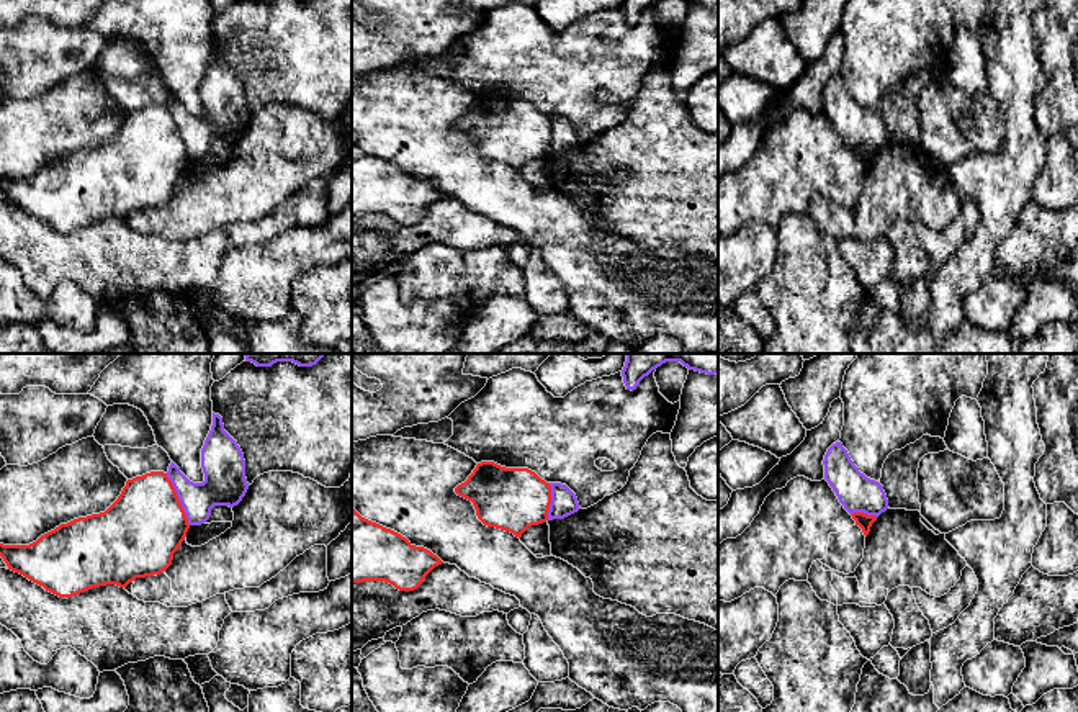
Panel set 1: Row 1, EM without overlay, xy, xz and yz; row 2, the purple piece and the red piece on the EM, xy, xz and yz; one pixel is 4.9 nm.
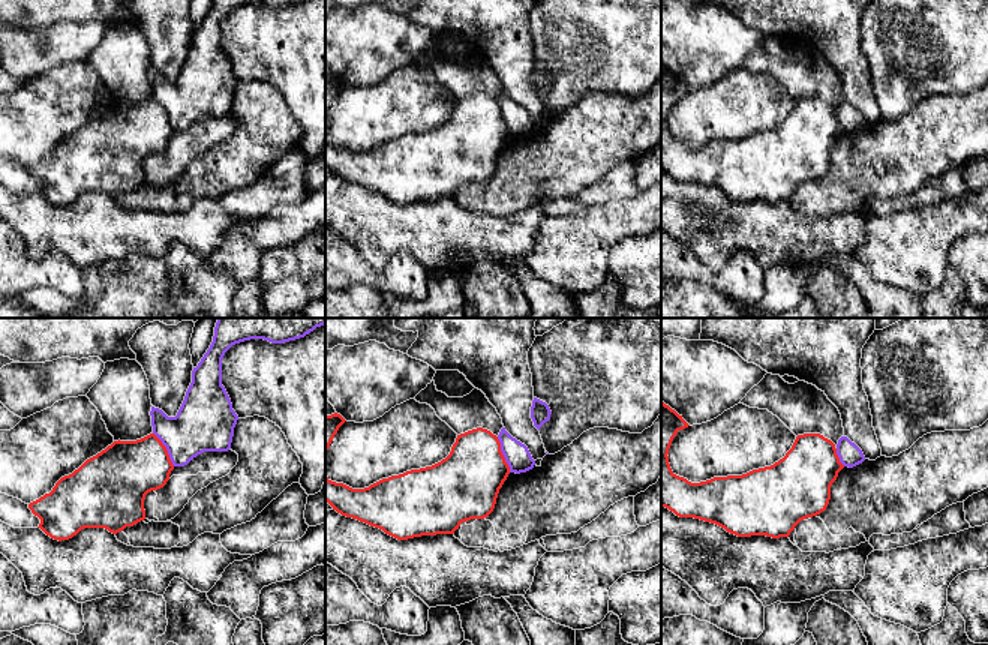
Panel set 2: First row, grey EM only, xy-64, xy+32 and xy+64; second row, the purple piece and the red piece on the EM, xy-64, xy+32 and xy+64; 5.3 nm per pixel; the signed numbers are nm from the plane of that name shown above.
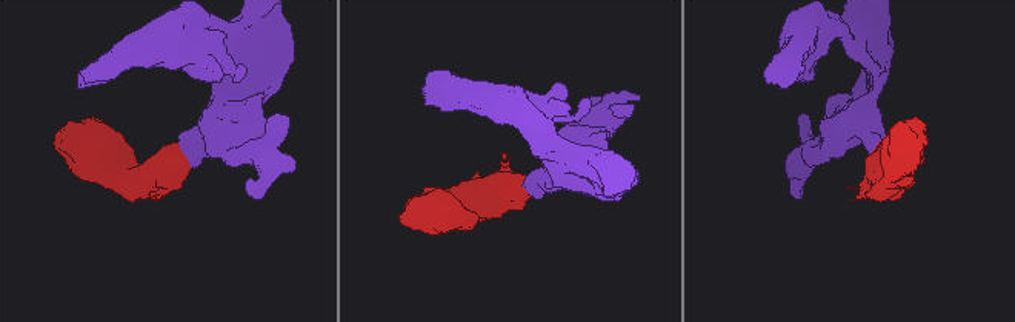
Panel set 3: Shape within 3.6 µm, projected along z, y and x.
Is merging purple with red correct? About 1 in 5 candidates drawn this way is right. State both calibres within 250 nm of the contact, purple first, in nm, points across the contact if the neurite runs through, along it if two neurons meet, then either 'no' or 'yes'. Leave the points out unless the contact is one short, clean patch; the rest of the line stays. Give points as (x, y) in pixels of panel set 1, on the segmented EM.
220/400 nm | along xy (166, 473), (190, 524) | no

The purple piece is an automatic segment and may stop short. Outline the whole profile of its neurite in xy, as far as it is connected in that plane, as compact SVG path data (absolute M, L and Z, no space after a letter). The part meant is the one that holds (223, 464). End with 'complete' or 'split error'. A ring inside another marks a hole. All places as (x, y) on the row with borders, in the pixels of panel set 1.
M213 412L213 426L201 448L203 483L190 481L172 462L167 471L190 525L204 524L214 506L237 506L249 489L245 460L237 442Z | complete

